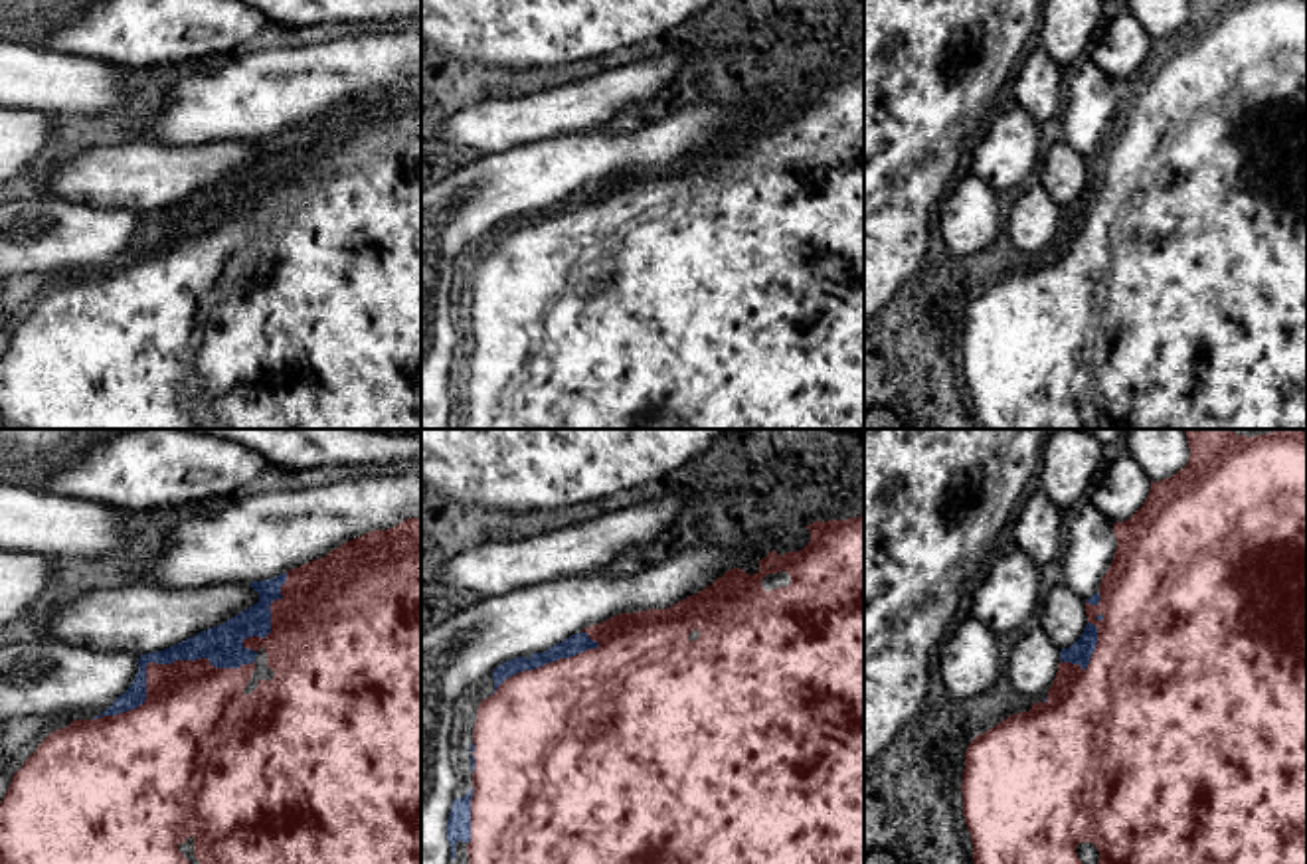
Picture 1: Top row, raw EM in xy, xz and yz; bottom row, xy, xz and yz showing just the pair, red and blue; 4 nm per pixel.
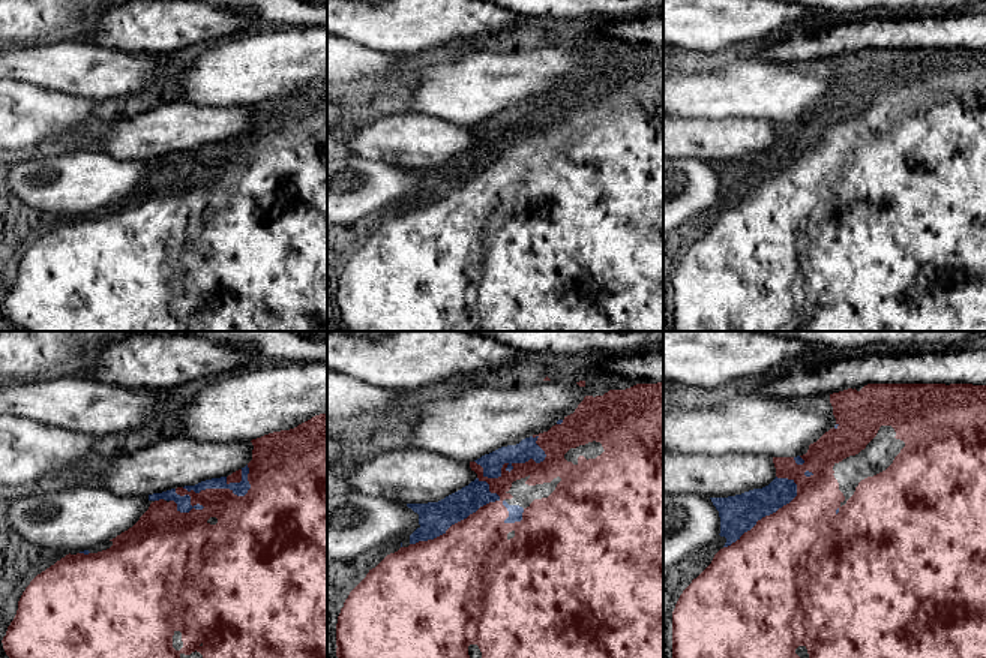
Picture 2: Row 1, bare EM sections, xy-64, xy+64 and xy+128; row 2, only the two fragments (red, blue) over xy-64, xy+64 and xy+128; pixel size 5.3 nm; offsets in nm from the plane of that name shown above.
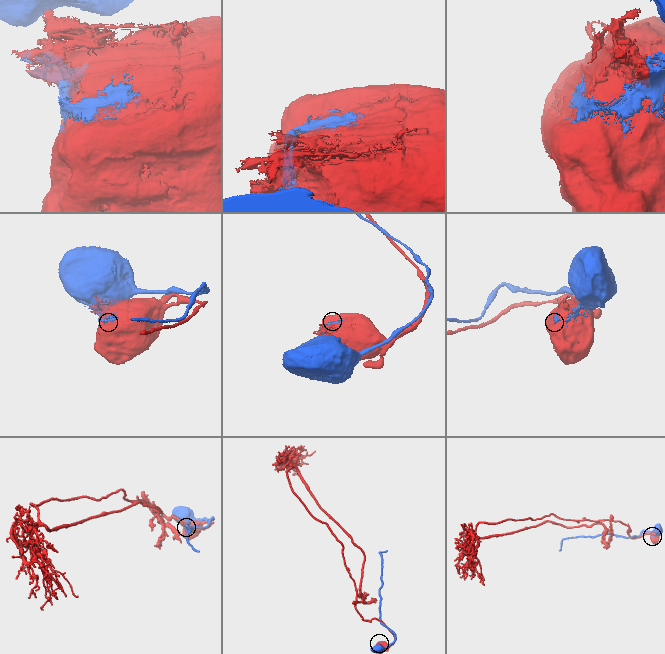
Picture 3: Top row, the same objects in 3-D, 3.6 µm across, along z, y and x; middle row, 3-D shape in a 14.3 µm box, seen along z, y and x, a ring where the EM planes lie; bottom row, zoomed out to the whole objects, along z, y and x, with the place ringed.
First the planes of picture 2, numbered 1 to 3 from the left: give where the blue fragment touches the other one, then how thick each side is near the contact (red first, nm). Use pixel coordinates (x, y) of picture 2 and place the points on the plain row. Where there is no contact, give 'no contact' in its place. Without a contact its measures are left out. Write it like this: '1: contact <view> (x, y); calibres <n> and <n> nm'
1: contact xy-64 (210, 153); calibres 280 and 80 nm
2: contact xy+64 (480, 171); calibres 380 and 180 nm
3: contact xy+128 (767, 180); calibres 500 and 200 nm

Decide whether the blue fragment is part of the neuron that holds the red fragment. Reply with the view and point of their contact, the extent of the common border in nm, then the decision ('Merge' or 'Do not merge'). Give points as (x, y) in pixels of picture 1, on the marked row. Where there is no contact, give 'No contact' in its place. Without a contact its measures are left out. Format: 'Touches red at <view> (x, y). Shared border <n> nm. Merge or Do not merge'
Touches red at xy (159, 665). Shared border 700 nm. Do not merge

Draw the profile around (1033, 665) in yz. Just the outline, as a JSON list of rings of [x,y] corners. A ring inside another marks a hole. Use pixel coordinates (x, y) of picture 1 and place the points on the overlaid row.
[[[1036,627],[1022,635],[1008,656],[1008,682],[1032,704],[1044,702],[1056,678],[1060,648],[1050,641],[1048,631]]]

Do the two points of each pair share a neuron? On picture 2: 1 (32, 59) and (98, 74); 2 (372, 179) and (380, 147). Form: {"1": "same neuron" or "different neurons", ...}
{"1": "same neuron", "2": "different neurons"}

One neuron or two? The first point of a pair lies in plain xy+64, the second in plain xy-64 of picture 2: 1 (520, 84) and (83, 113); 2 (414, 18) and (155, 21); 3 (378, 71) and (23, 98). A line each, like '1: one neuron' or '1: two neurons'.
1: two neurons
2: one neuron
3: two neurons

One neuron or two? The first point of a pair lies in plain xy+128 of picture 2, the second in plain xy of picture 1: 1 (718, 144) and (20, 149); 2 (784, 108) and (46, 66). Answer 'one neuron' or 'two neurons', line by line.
1: two neurons
2: two neurons

